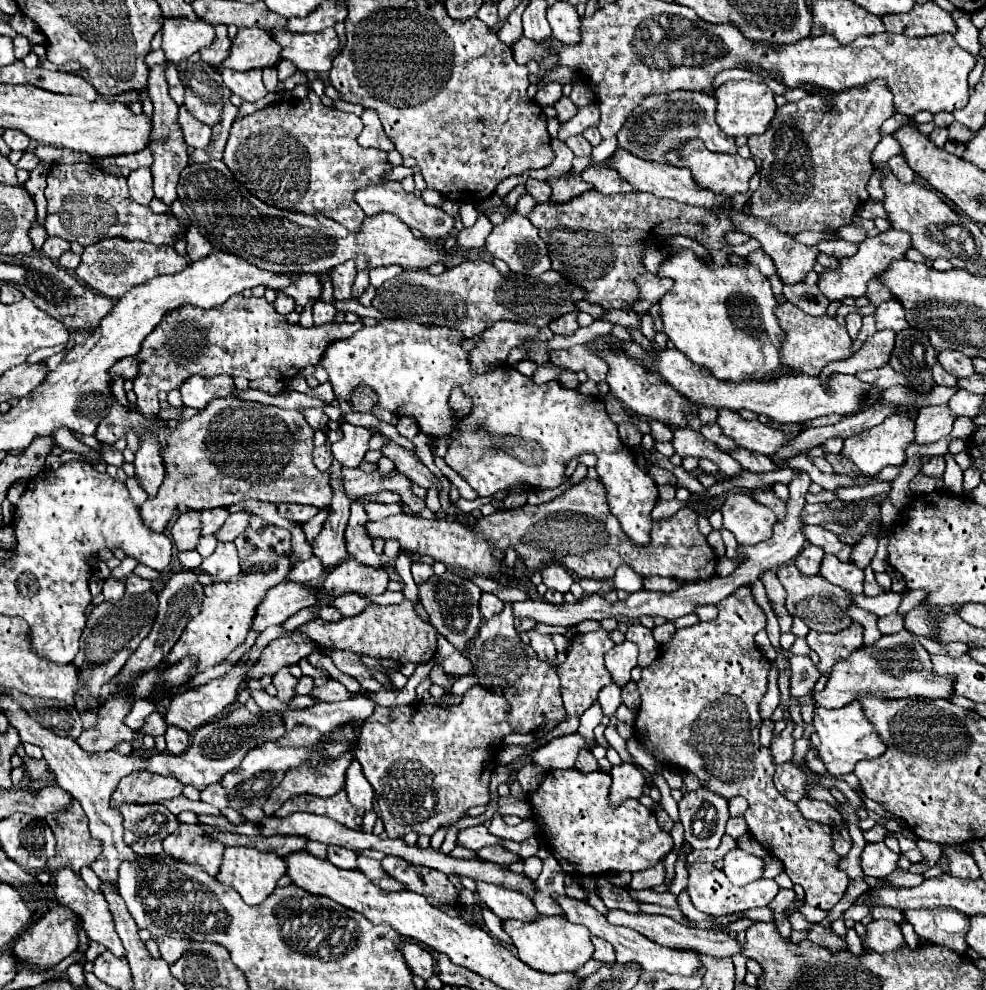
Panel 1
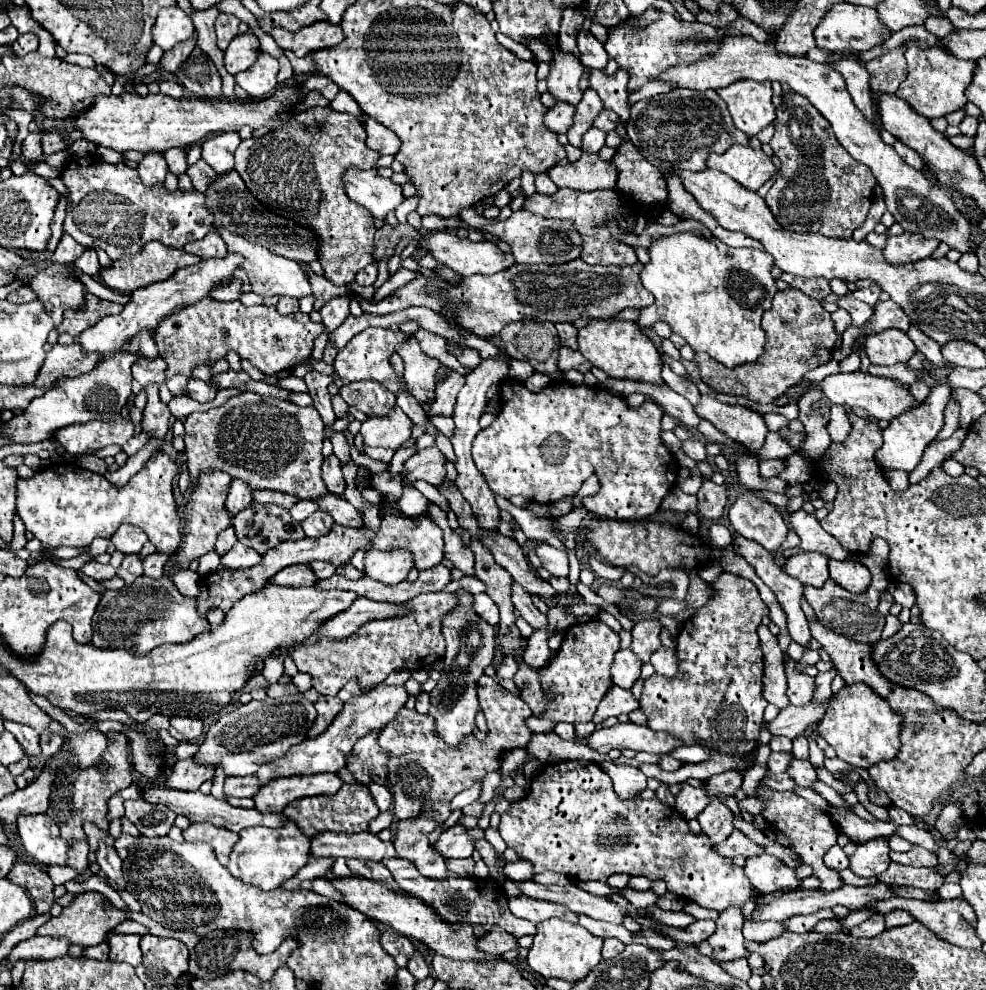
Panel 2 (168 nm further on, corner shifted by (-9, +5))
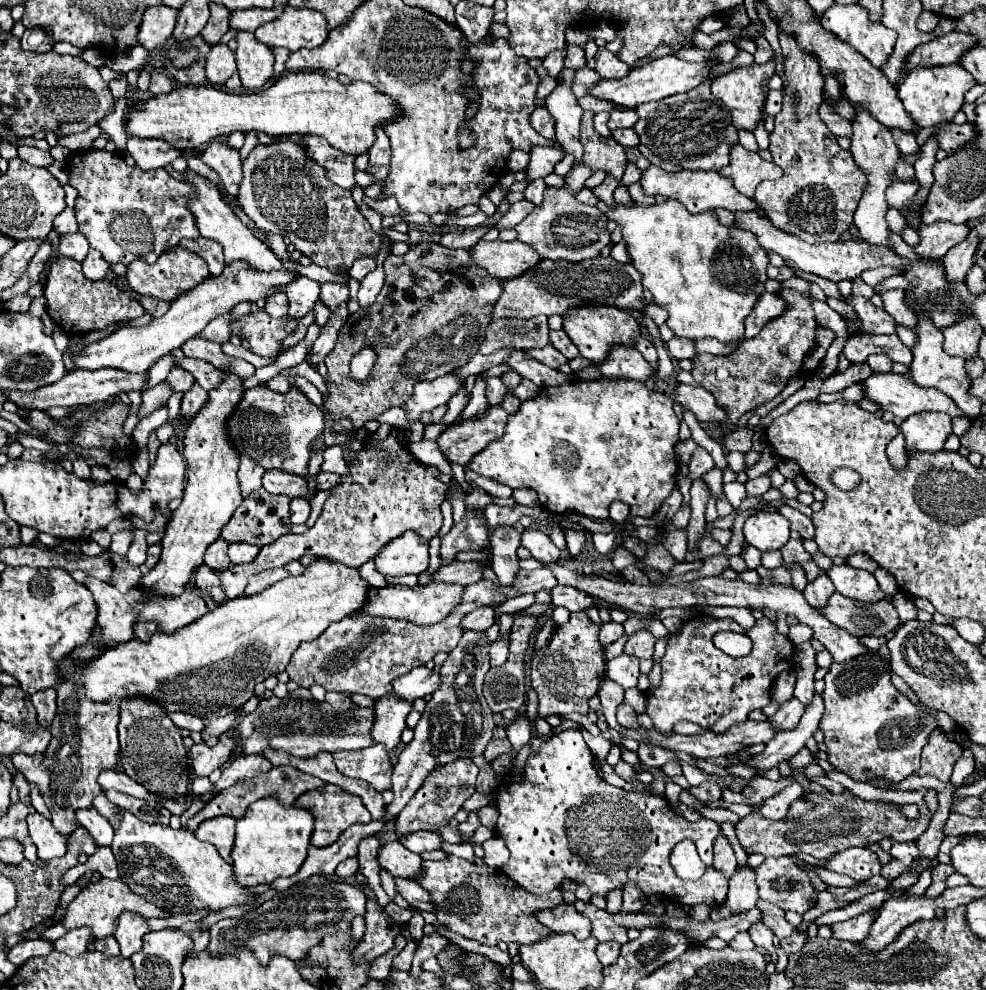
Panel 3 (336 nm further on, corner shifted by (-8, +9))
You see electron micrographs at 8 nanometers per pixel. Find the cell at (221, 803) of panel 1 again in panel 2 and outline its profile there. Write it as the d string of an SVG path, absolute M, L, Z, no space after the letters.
M241 776L241 778L225 778L225 794L243 798L253 796L257 792L257 776Z

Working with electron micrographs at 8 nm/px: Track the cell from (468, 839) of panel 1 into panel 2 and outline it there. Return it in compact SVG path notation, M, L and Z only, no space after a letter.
M455 824L453 828L447 828L441 832L441 836L433 844L433 848L443 858L471 858L473 850L475 850L473 848L475 838L483 838L481 828L465 830L463 826Z

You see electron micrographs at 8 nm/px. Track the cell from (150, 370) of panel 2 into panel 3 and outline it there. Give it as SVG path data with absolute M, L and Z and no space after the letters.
M174 366L164 382L166 382L174 392L186 392L186 390L196 382L196 380L194 380L192 374L188 374L184 368Z

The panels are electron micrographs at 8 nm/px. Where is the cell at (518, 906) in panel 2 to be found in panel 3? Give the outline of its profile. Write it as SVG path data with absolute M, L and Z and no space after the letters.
M560 904L556 908L546 908L536 912L536 920L544 922L552 932L570 932L578 940L590 936L590 920L586 920L574 906Z

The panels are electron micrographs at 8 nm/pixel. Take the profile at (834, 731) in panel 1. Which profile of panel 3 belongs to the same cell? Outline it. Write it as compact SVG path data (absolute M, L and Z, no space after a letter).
M864 654L864 658L852 658L852 662L836 664L832 662L826 674L826 688L822 692L826 712L820 720L820 730L824 732L824 744L828 752L828 762L840 772L848 774L856 782L868 782L874 776L884 776L890 782L900 782L908 774L914 774L920 766L920 750L928 734L938 726L936 720L918 708L890 682L890 674L880 660L880 654Z

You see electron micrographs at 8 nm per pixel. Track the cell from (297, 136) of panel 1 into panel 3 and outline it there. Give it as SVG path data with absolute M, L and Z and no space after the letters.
M302 134L280 136L272 144L260 144L256 150L268 150L264 154L276 150L286 152L284 158L278 154L274 158L266 156L264 160L260 160L262 156L250 154L242 162L244 178L238 190L238 202L258 228L288 236L296 250L304 252L304 256L314 264L326 266L334 274L350 270L358 258L378 256L382 248L380 234L376 234L360 214L352 192L340 190L340 186L332 184L326 170L308 158Z

